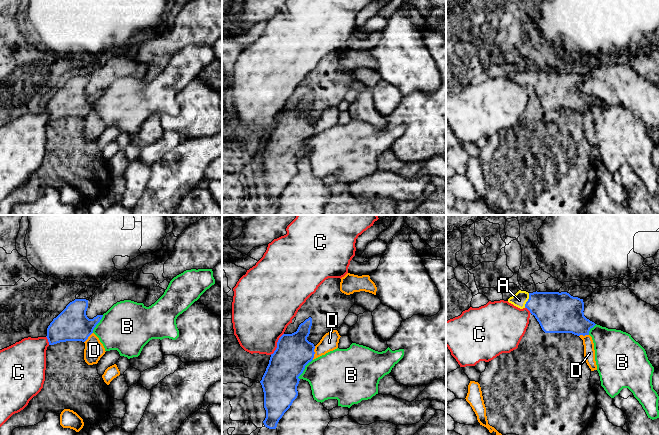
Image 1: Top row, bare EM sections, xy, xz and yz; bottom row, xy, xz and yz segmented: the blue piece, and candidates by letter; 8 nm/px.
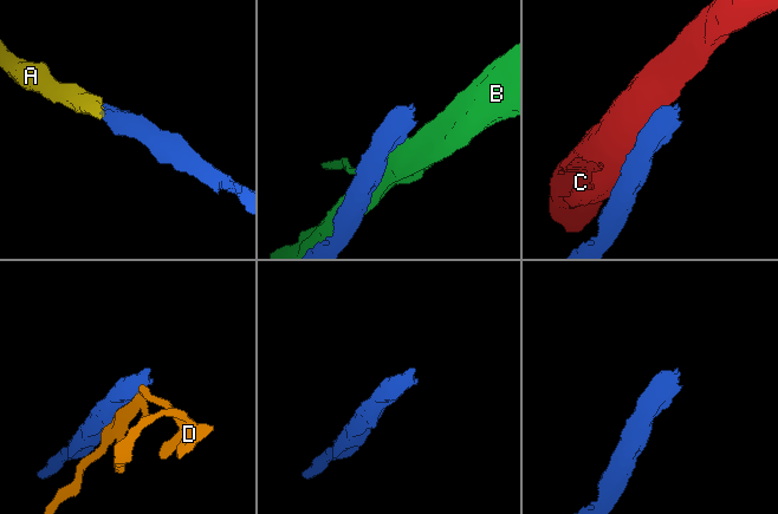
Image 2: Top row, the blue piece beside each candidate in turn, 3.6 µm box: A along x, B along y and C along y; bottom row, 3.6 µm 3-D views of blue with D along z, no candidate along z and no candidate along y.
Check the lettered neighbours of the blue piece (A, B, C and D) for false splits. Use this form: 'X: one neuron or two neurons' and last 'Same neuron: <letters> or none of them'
A: one neuron
B: two neurons
C: two neurons
D: two neurons
Same neuron: A

